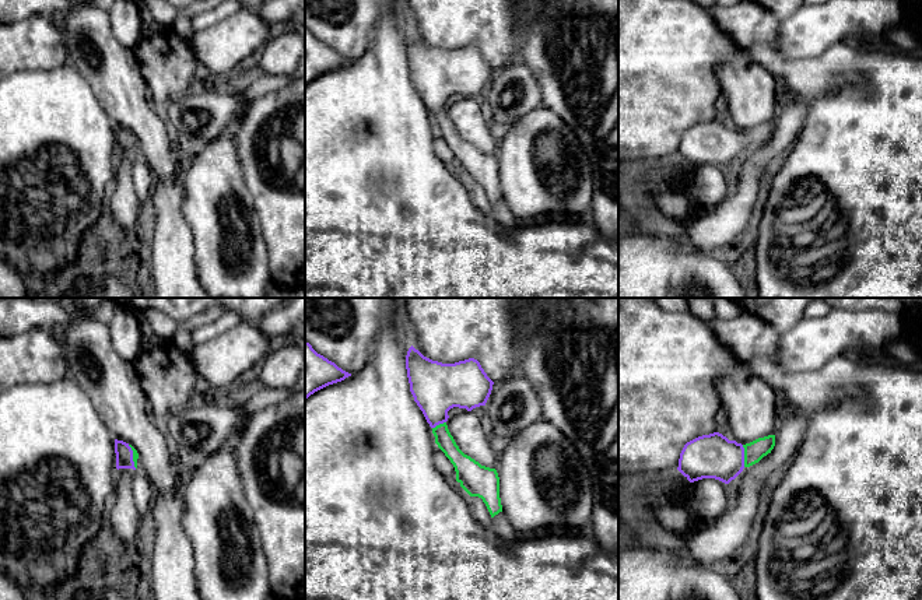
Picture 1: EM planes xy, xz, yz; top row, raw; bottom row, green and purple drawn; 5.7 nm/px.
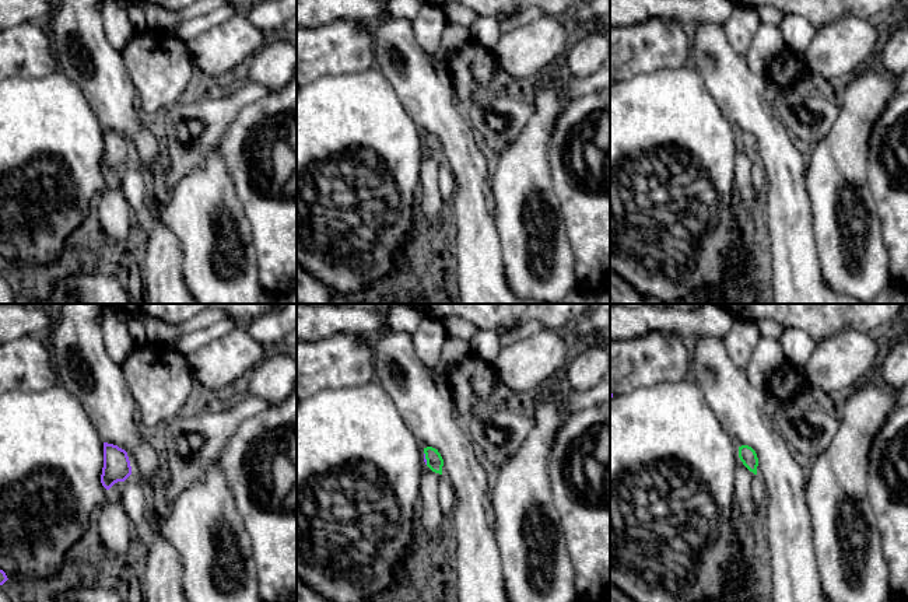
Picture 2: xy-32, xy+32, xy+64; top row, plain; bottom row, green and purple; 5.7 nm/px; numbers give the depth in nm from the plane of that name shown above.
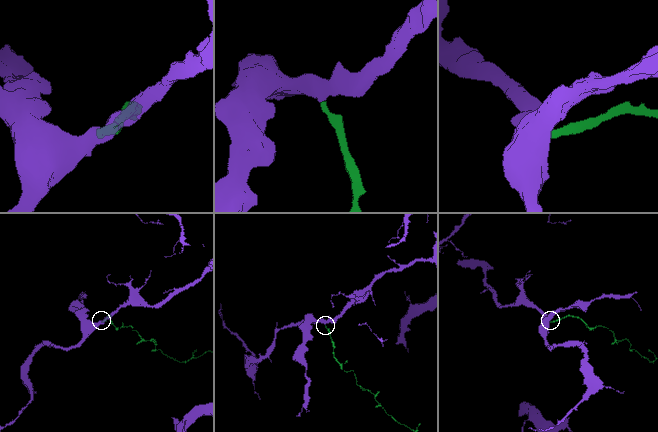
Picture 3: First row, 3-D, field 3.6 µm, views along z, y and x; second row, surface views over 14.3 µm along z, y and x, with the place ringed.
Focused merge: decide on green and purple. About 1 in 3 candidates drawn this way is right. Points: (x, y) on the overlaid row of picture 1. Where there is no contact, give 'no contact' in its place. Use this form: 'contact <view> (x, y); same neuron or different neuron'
contact yz (745, 456); same neuron

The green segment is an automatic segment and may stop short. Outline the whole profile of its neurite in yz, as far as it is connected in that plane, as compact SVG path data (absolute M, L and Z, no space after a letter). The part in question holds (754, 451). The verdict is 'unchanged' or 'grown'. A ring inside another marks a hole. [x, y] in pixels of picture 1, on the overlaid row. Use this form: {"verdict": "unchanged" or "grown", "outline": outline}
{"verdict": "grown", "outline": "M719 432L687 442L680 453L677 470L690 481L715 478L725 484L735 480L744 467L758 463L771 453L775 435L742 445Z"}

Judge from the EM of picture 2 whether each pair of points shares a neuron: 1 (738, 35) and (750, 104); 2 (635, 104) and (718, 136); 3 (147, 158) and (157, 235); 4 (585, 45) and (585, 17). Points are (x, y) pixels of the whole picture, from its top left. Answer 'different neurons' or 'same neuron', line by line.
1: different neurons
2: same neuron
3: same neuron
4: different neurons

